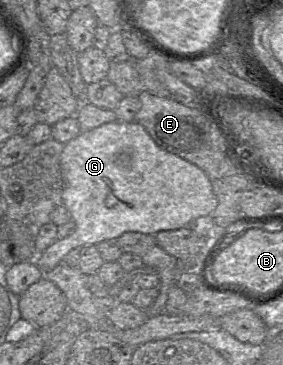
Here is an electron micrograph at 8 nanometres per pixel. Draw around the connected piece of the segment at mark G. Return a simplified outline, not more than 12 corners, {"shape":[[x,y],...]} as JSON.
{"shape":[[135,121],[64,144],[76,231],[34,262],[187,227],[212,180]]}

